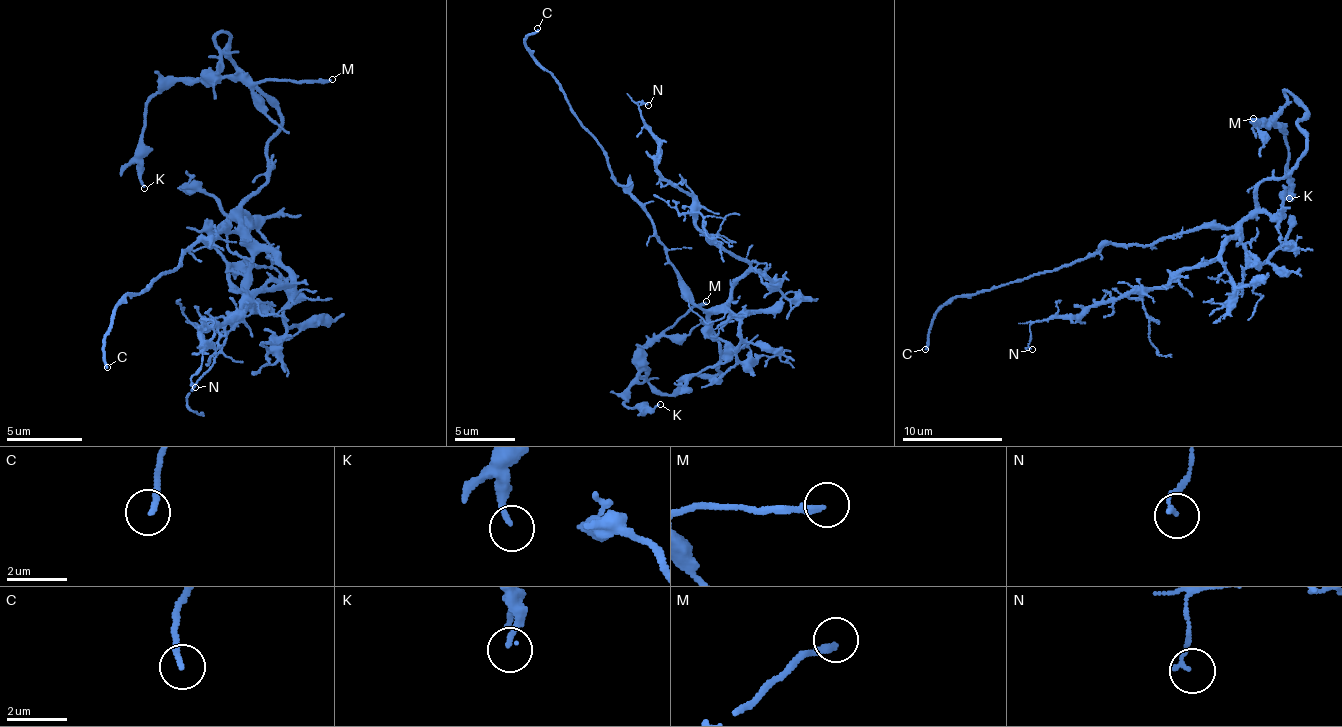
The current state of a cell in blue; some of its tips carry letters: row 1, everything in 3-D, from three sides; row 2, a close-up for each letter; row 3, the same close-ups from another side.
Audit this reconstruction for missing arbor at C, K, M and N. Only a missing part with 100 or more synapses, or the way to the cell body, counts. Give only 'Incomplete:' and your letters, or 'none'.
Incomplete: C

